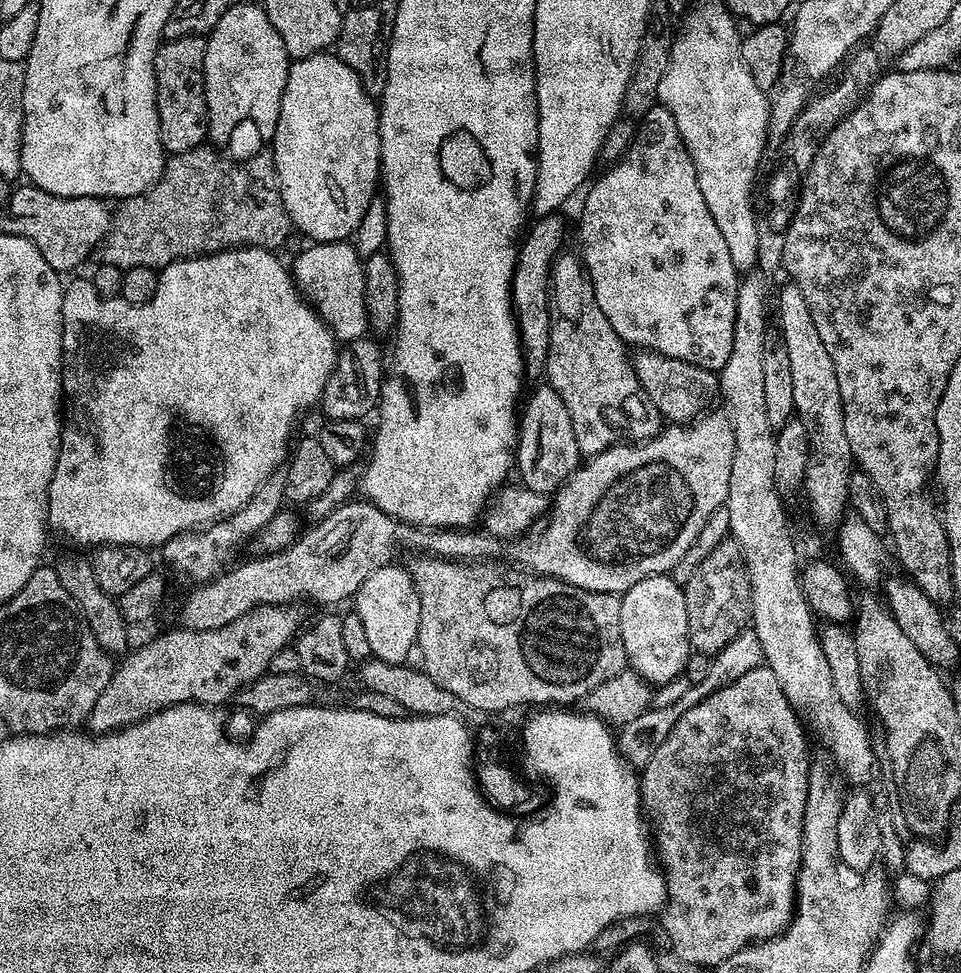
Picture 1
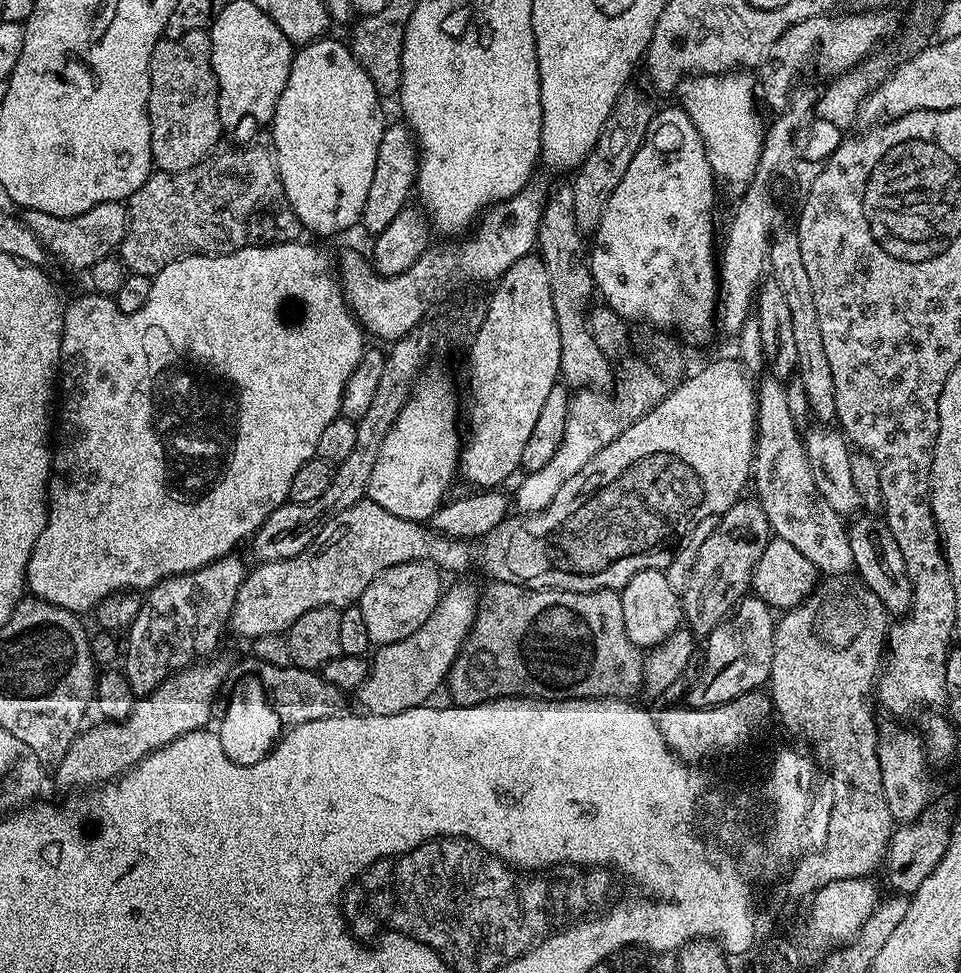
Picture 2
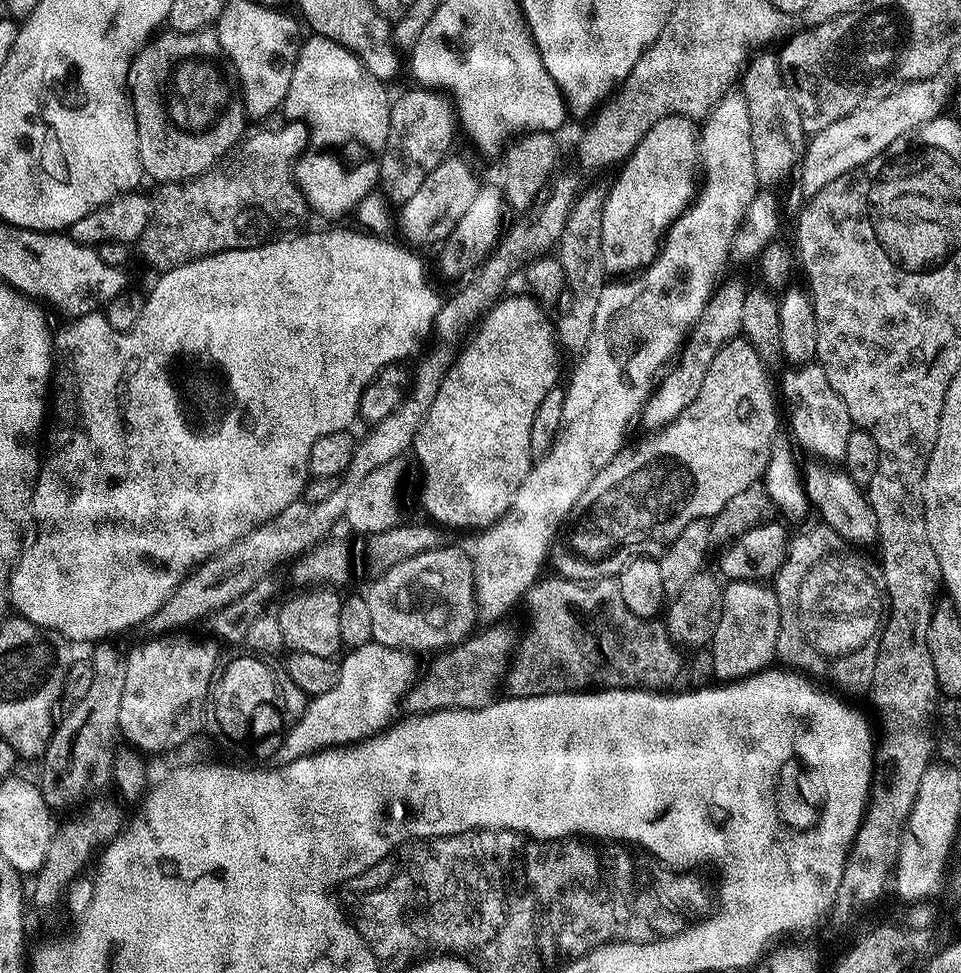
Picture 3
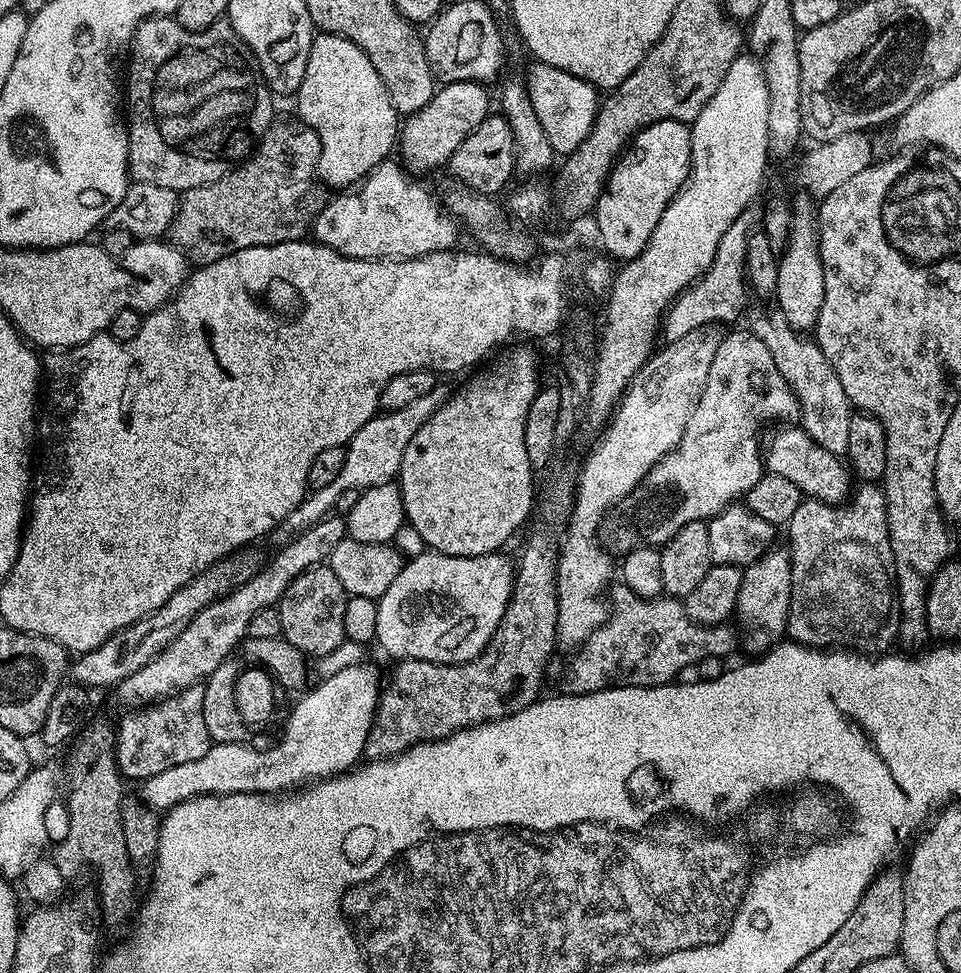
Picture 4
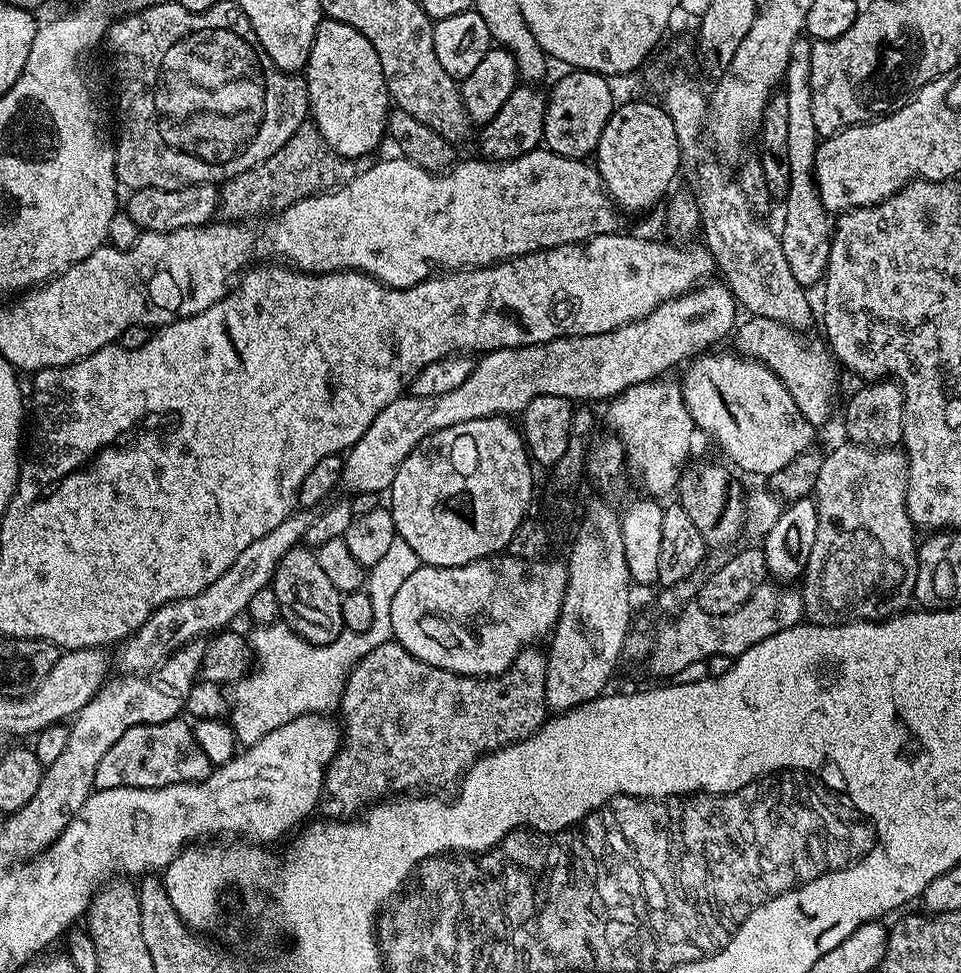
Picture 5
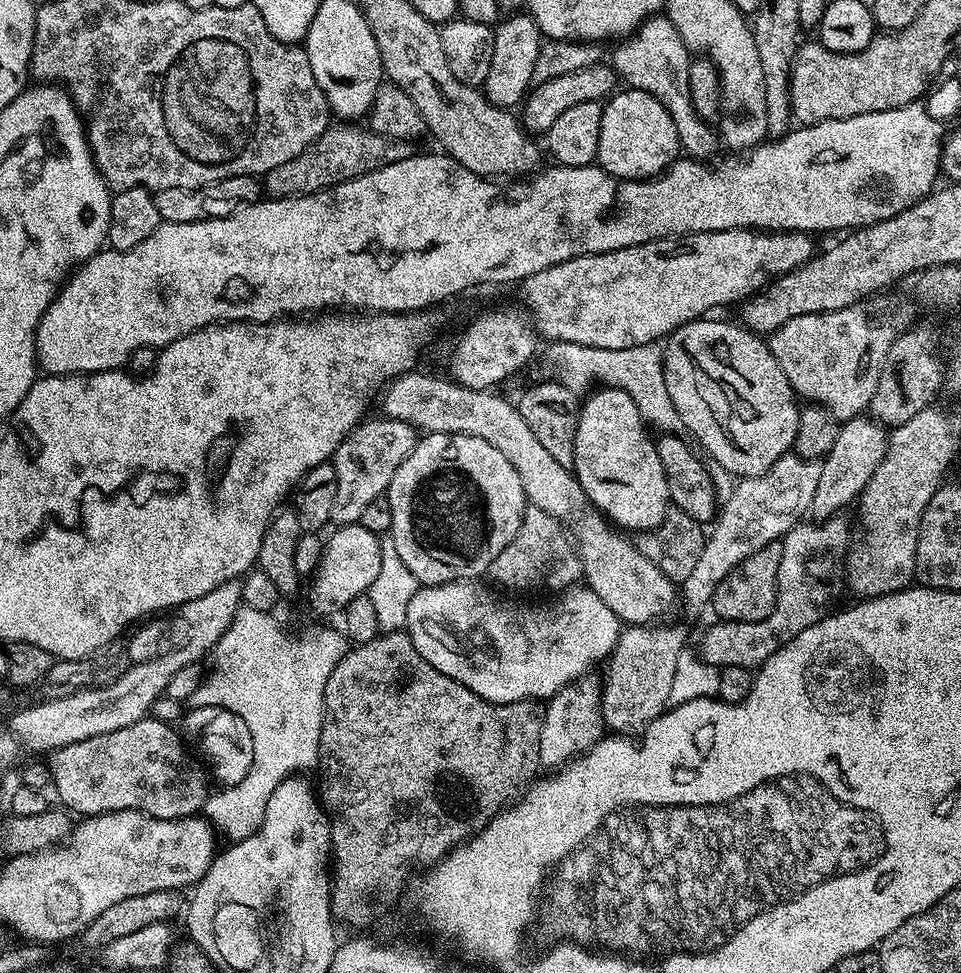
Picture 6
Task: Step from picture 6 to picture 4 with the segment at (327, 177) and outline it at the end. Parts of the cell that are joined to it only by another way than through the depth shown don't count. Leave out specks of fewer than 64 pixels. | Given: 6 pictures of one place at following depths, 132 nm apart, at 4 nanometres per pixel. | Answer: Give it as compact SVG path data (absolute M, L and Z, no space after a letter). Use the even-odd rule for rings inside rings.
M284 128L277 136L269 135L258 150L223 176L179 197L170 240L189 261L203 266L231 252L309 235L322 207L322 200L308 196L312 190L308 175L313 175L320 160L320 137L314 128L301 129Z

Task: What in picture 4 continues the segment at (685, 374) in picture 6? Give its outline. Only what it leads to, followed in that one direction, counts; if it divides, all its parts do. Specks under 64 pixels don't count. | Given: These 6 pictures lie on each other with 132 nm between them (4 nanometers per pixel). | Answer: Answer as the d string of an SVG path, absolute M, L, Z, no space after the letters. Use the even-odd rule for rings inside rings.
M792 426L781 427L784 429L769 444L767 441L767 471L774 476L790 478L790 482L794 482L794 486L798 486L798 490L805 497L821 500L827 504L845 503L846 497L854 488L853 477L850 475L845 461L839 456L830 454L830 450L822 450L822 446L818 446L818 442L814 442L814 438L810 438L810 434L806 434L803 428L788 427Z

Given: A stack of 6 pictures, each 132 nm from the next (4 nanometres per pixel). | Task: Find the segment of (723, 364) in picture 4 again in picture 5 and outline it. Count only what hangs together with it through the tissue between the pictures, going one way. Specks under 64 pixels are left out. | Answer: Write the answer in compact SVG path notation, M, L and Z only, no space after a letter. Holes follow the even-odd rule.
M754 315L744 319L739 321L734 332L735 351L739 355L759 360L761 364L767 366L779 378L782 386L790 390L790 398L794 398L798 410L807 420L812 421L813 425L820 426L826 423L828 415L832 412L832 404L828 401L828 391L832 388L832 379L836 376L837 368L833 357L823 347L822 349L811 348L800 337L803 335L797 329L787 328L778 320Z

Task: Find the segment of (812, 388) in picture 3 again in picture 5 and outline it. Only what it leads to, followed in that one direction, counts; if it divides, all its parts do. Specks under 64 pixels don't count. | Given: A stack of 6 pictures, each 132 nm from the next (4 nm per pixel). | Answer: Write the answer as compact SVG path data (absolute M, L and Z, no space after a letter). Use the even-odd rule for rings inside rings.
M704 160L697 166L695 195L700 205L703 243L712 253L719 271L720 268L724 271L723 283L732 291L737 305L743 311L745 308L745 313L778 320L787 328L805 330L812 324L809 293L794 280L779 235L756 221L757 213L746 200L737 177L716 160Z

